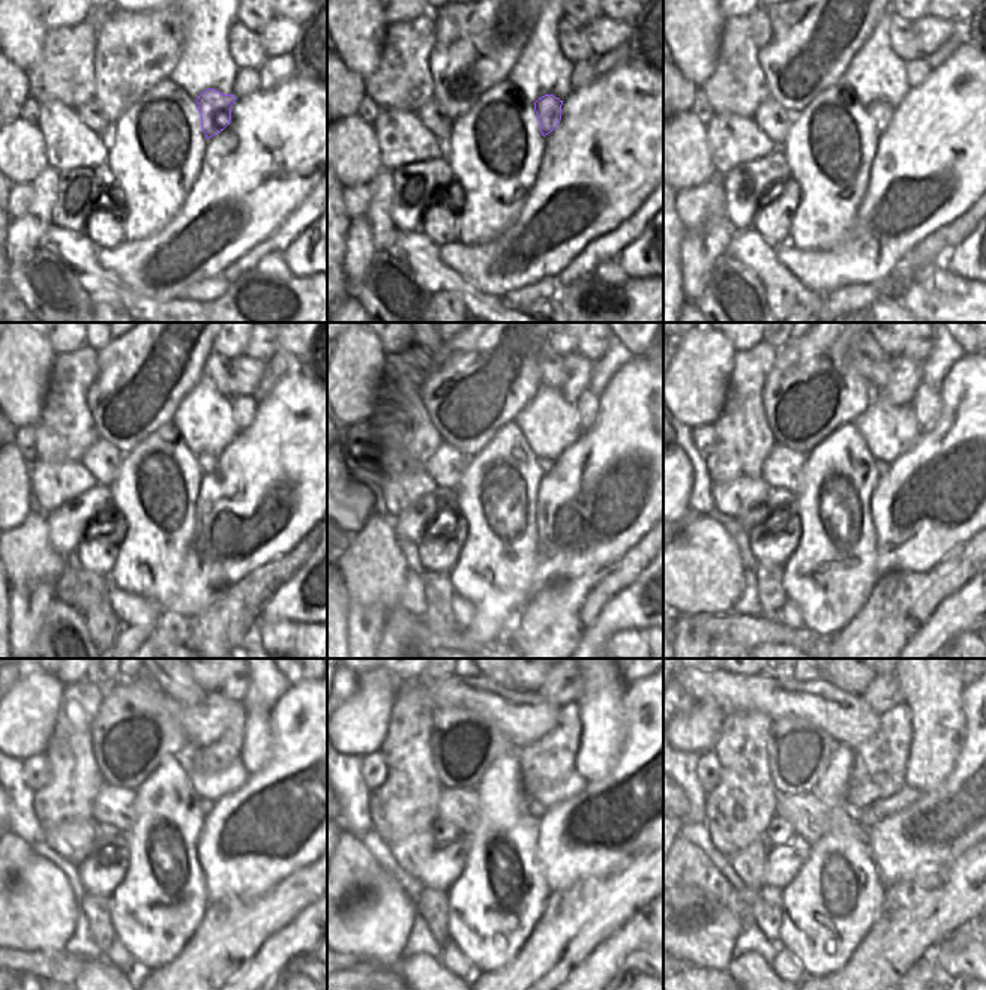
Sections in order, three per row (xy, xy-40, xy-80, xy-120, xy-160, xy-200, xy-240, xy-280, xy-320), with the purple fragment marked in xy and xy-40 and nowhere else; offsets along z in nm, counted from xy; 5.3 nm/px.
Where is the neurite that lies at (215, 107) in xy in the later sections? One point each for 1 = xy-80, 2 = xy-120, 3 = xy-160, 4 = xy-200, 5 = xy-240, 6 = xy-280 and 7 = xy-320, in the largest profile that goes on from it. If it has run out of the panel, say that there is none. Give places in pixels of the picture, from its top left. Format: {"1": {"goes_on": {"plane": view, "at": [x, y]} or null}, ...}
{"1": {"goes_on": {"plane": "xy-80", "at": [881, 113]}}, "2": {"goes_on": {"plane": "xy-120", "at": [207, 462]}}, "3": {"goes_on": {"plane": "xy-160", "at": [545, 464]}}, "4": {"goes_on": {"plane": "xy-200", "at": [883, 467]}}, "5": {"goes_on": {"plane": "xy-240", "at": [207, 806]}}, "6": {"goes_on": {"plane": "xy-280", "at": [538, 810]}}, "7": {"goes_on": {"plane": "xy-320", "at": [868, 818]}}}

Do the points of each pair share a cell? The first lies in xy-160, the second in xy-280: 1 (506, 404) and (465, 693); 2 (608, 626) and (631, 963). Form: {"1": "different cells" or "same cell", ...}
{"1": "different cells", "2": "different cells"}

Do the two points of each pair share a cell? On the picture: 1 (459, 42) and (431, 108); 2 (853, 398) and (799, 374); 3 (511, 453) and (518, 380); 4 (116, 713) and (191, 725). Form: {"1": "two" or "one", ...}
{"1": "two", "2": "one", "3": "two", "4": "two"}

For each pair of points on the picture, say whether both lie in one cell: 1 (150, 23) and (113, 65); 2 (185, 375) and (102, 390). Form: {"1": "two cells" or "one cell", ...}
{"1": "one cell", "2": "one cell"}

